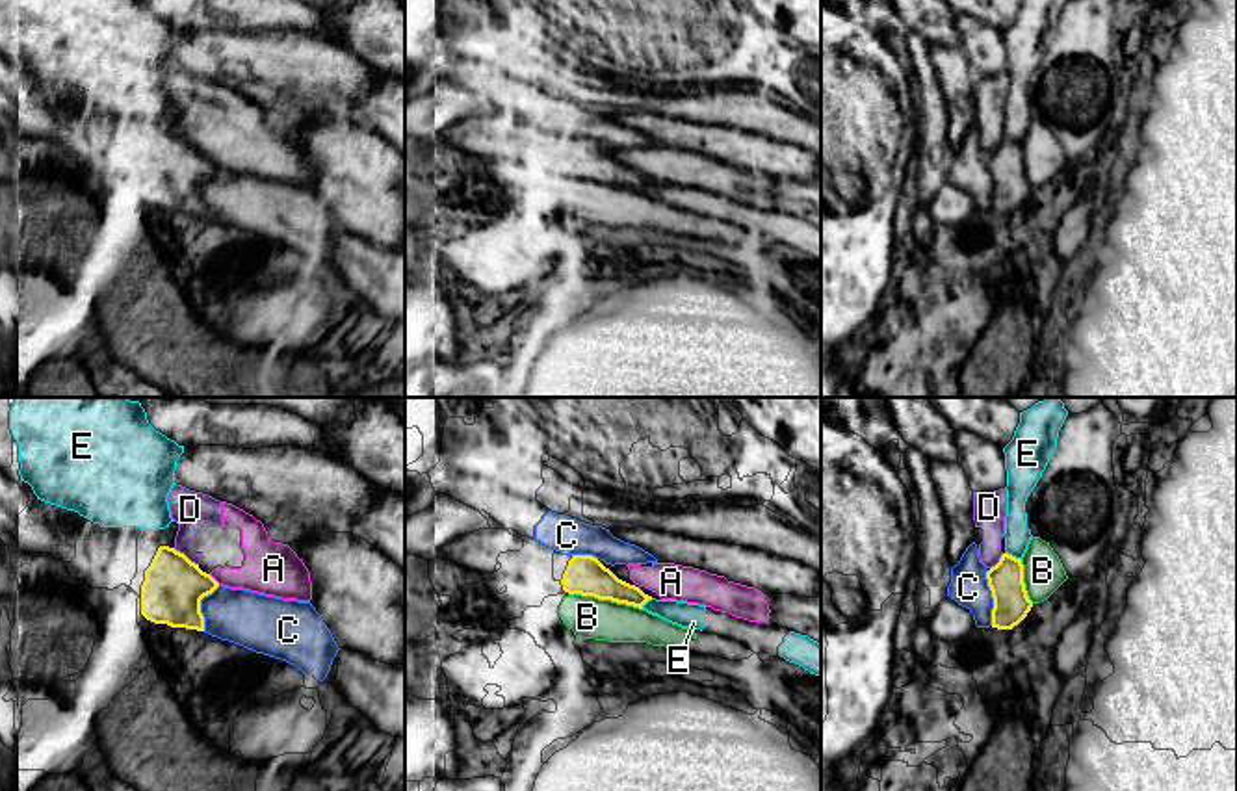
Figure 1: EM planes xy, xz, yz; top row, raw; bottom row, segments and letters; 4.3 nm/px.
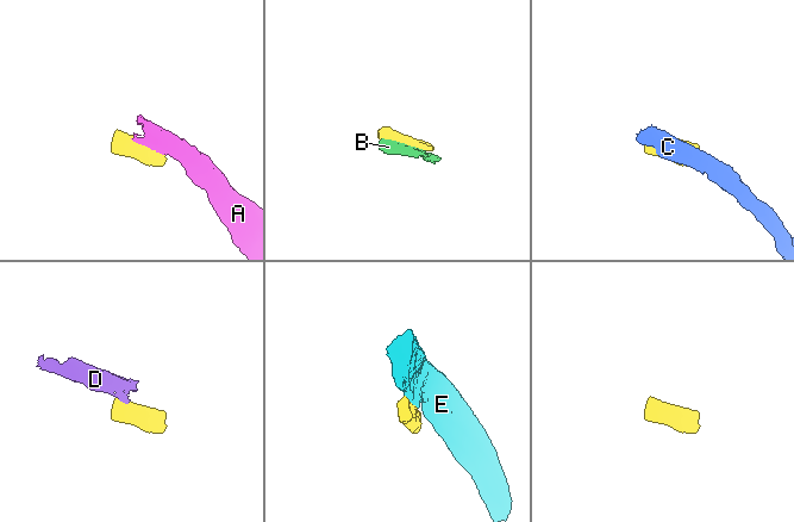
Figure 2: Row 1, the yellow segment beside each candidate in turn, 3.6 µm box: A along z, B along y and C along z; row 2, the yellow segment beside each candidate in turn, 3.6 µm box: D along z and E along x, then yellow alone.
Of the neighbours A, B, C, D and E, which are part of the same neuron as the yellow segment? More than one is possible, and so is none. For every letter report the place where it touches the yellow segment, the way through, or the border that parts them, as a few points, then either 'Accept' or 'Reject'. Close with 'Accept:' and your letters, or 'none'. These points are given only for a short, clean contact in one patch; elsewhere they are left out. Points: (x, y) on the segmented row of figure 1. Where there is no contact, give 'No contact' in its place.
A: Touches yellow at xy (212, 578). Reject
B: Touches yellow at xz (606, 598). Reject
C: Touches yellow at yz (992, 596). Reject
D: Touches yellow at xy (184, 556). Boundary: xy (173, 548), (197, 565). Reject
E: Touches yellow at yz (1011, 556). Boundary: yz (1005, 552), (1020, 559). Reject
Accept: none

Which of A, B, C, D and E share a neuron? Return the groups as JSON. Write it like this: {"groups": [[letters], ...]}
{"groups": [["A", "D"], ["B"], ["C"], ["E"]]}

